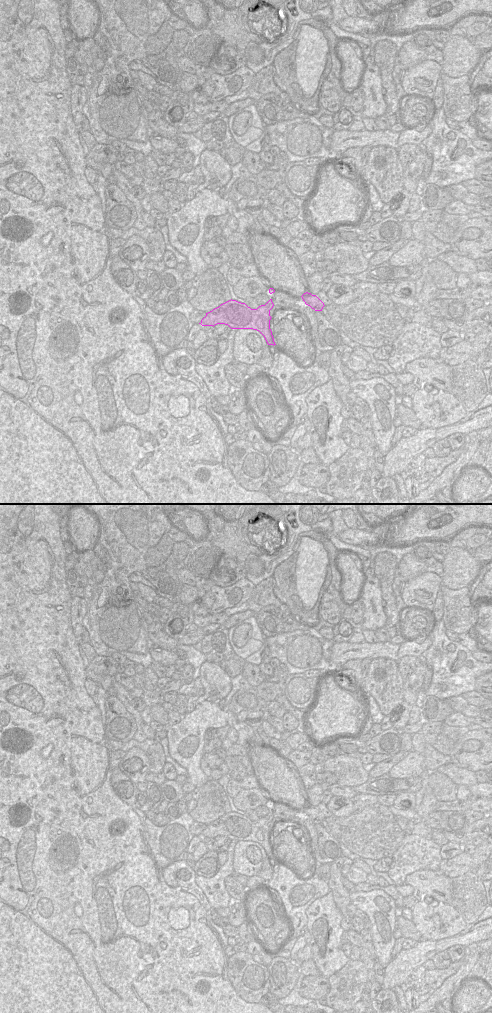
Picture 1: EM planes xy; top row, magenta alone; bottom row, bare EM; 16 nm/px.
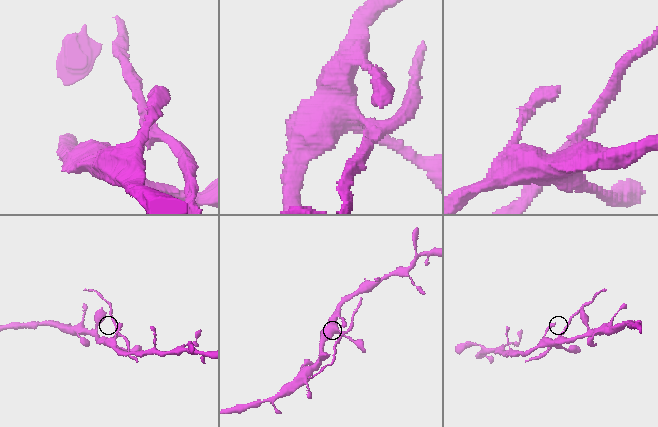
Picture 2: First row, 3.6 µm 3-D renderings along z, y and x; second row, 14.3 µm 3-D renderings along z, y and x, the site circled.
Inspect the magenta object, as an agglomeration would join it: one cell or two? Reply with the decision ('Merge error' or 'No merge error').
Merge error

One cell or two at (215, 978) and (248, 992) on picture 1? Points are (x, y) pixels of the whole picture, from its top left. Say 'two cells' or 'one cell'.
two cells

